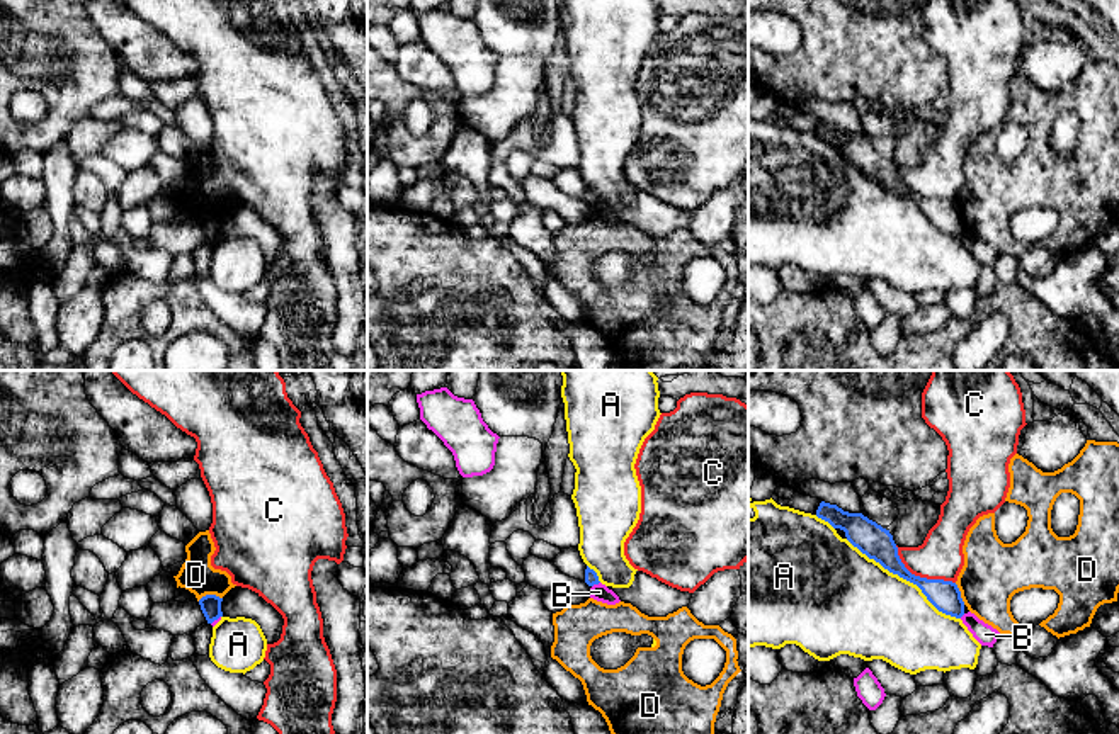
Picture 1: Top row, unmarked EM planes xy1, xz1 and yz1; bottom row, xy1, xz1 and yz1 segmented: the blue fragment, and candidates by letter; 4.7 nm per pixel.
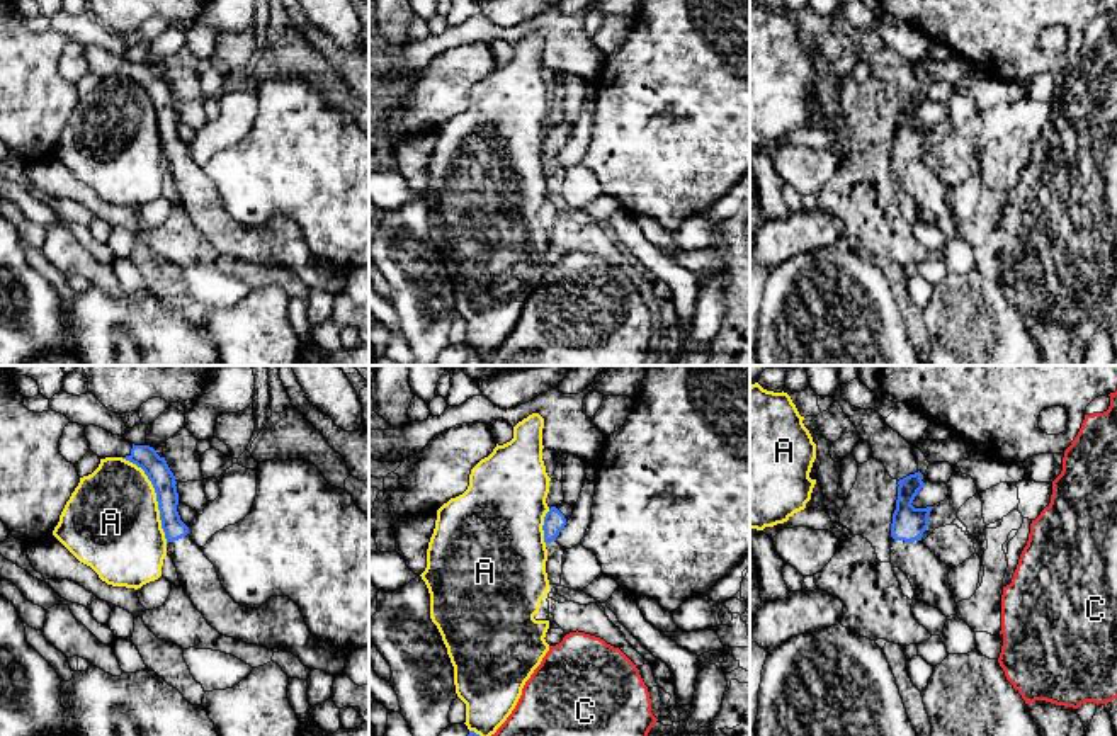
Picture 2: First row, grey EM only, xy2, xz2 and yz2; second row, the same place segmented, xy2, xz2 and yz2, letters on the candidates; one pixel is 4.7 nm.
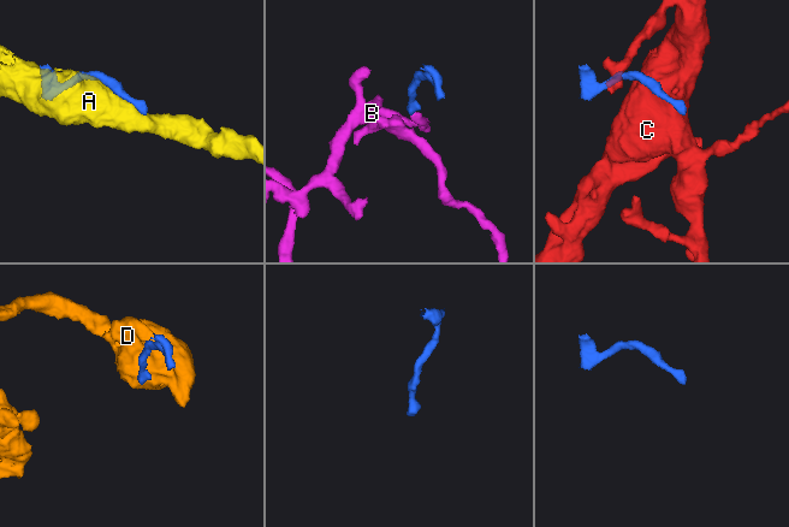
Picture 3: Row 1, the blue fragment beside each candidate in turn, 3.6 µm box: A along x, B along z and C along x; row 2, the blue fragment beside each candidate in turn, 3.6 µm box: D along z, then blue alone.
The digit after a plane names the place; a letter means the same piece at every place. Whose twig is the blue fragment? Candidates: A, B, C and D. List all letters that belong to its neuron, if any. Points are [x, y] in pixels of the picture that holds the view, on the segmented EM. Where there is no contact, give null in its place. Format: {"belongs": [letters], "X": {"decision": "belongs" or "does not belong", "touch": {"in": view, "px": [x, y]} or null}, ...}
{"belongs": [], "A": {"decision": "does not belong", "touch": {"in": "yz1", "px": [903, 578]}}, "B": {"decision": "does not belong", "touch": {"in": "xz1", "px": [596, 583]}}, "C": {"decision": "does not belong", "touch": {"in": "yz1", "px": [919, 576]}}, "D": {"decision": "does not belong", "touch": {"in": "xy1", "px": [210, 595]}}}

